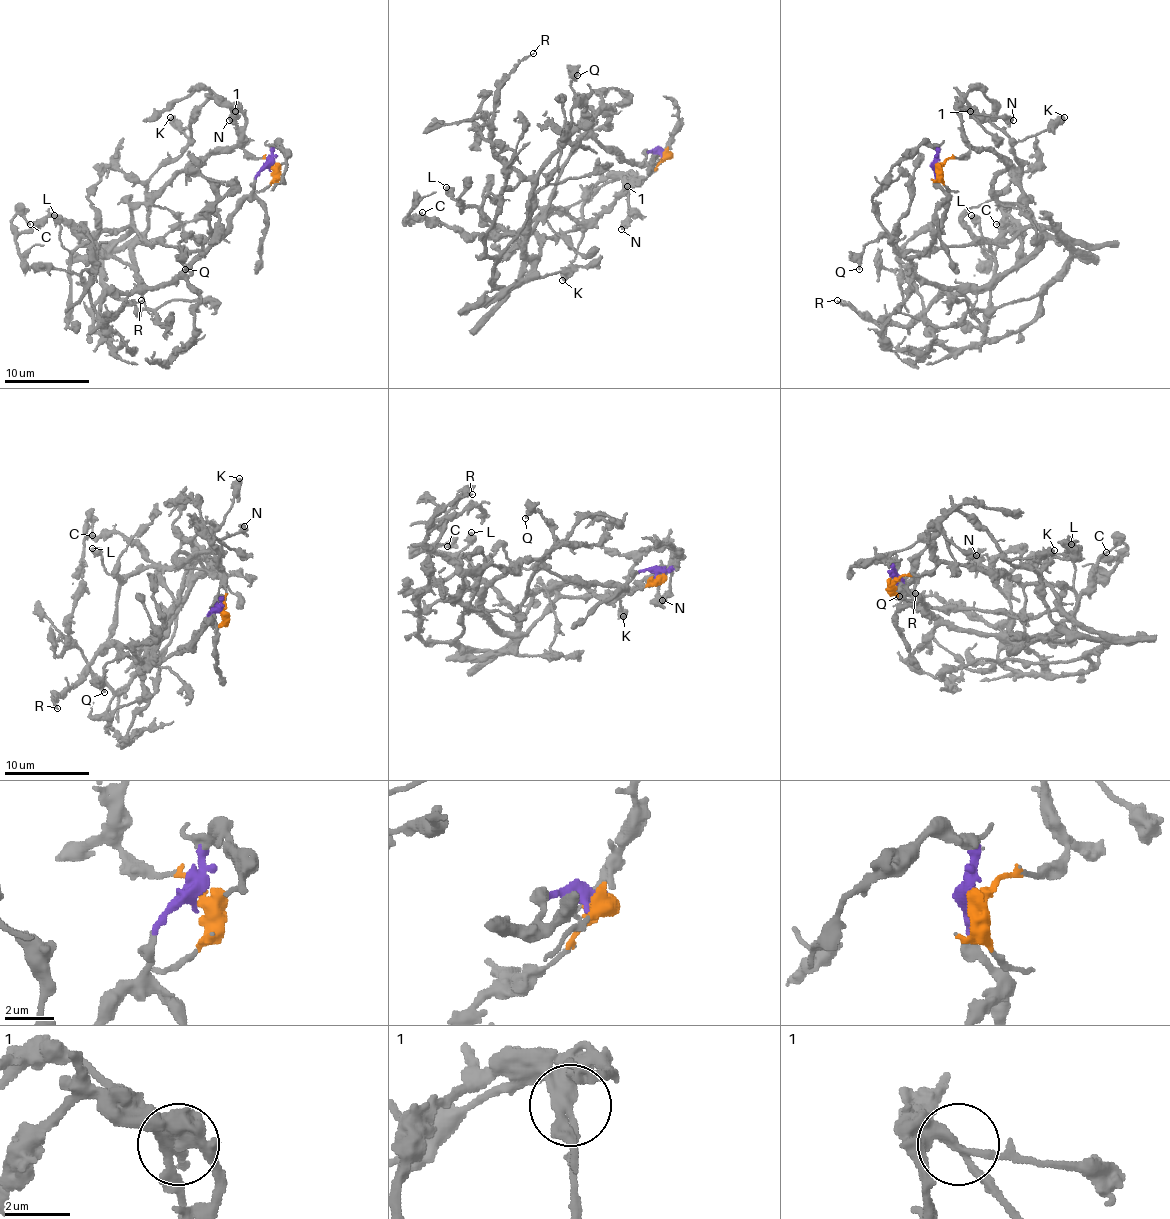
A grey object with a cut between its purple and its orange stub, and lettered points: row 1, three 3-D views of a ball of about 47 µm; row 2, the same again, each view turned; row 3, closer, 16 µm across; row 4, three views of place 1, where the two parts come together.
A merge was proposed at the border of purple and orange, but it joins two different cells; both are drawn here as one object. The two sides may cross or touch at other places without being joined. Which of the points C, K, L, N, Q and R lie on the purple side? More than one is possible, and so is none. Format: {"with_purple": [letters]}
{"with_purple": ["C", "K", "R"]}

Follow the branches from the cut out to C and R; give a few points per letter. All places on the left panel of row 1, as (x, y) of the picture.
C: (269, 167), (169, 282), (143, 287), (54, 216), (22, 231), (11, 221), (30, 225)
R: (269, 167), (258, 174), (229, 227), (169, 282), (111, 291), (103, 299), (101, 325), (141, 299)

